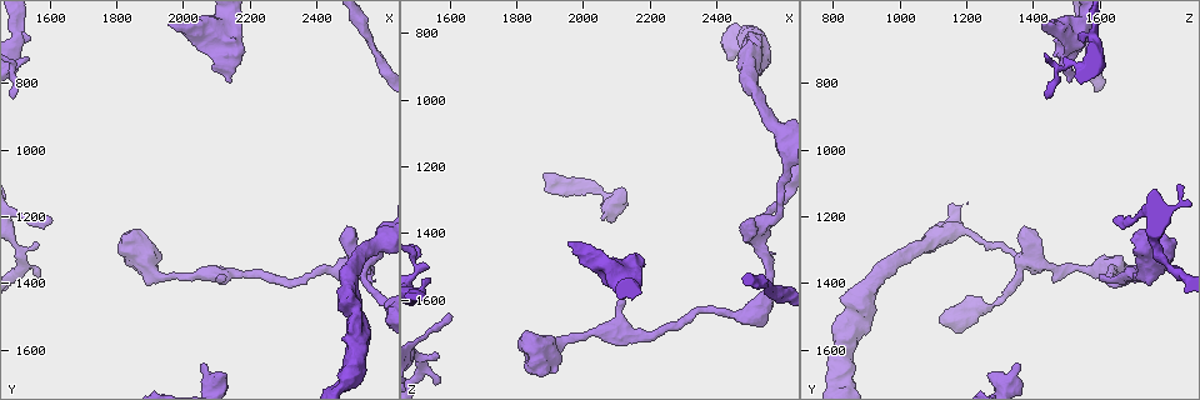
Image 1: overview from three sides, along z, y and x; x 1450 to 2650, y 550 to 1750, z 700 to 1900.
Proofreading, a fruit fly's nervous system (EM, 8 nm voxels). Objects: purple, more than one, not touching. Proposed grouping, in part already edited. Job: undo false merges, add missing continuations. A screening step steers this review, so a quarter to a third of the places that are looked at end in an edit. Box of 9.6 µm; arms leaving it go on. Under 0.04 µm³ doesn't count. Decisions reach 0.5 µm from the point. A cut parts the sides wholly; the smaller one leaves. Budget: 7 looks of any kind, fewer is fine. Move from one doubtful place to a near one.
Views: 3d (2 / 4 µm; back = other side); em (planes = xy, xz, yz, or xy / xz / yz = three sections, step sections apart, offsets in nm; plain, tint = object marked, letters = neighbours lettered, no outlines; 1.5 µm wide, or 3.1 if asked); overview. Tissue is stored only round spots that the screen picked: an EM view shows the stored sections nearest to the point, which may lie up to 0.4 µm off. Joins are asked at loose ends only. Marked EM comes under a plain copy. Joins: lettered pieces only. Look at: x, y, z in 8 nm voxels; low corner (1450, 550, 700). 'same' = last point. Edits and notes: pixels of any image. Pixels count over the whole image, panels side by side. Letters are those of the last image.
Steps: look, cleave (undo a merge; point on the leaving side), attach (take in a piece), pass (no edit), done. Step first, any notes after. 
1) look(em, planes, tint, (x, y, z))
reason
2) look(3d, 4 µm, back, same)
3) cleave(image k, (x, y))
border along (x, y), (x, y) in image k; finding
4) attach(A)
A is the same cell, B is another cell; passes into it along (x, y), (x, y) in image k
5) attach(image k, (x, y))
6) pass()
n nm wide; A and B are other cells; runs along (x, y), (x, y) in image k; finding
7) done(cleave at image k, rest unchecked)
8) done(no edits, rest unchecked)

look(3d, 4 µm, (2510, 1450, 830))
stops while still wide

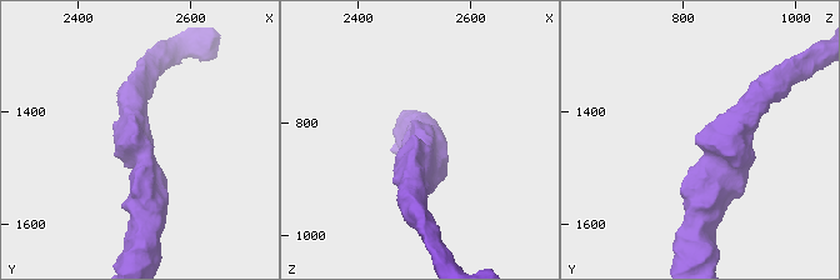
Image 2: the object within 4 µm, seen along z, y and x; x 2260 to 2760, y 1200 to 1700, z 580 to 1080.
look(em, planes, letters, (2505, 1440, 830))
now the EM

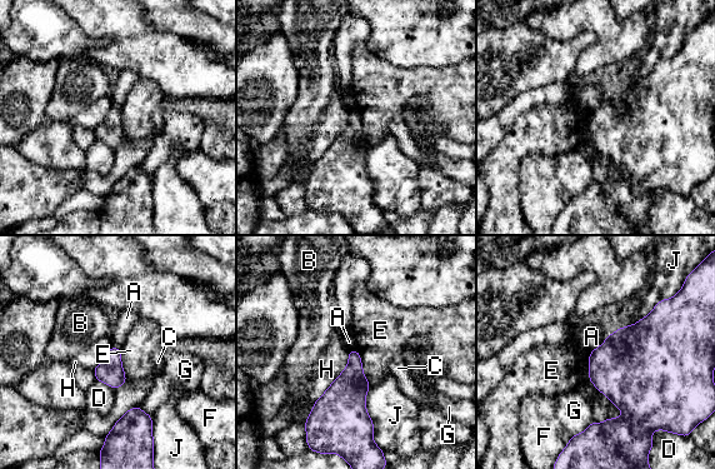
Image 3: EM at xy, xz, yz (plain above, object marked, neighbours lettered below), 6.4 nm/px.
pass()
A, B, C, D, E, F, G, H and J are other cells; arms of 360, 380 nm; no lettered piece goes on from it

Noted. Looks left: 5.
look(em, planes, letters, (2150, 800, 1510))
branch stops here

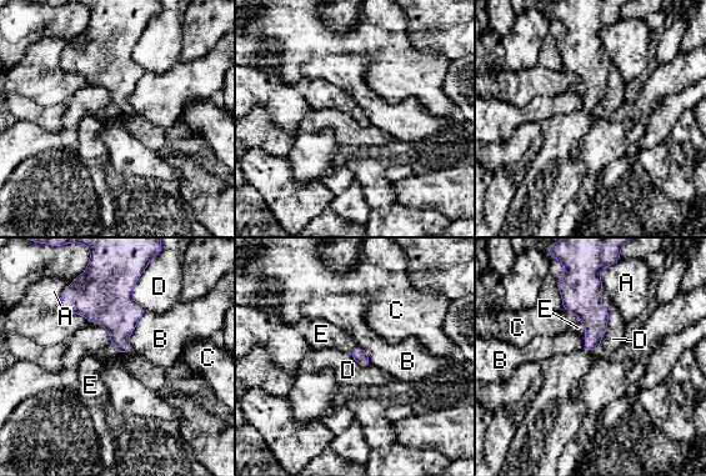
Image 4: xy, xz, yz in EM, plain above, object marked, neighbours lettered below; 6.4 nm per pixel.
attach(E)
E is the same cell, A, B, C and D are other cells; passes into it along (119, 314), (123, 352), (90, 366) in image 4; the neuron continues

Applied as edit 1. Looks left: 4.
look(3d, 2 µm, (1540, 660, 1530))
free end

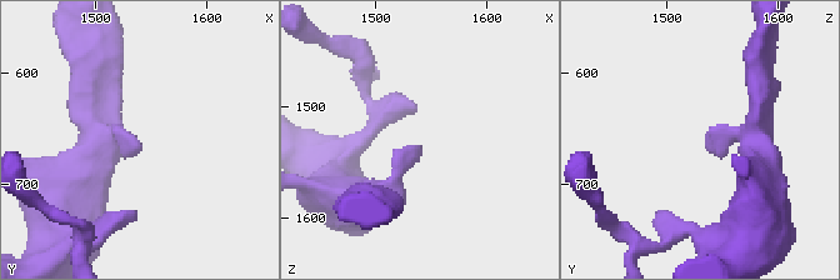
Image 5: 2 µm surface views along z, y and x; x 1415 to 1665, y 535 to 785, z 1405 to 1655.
look(em, planes, tint, (1538, 670, 1538))
shape alone is not enough

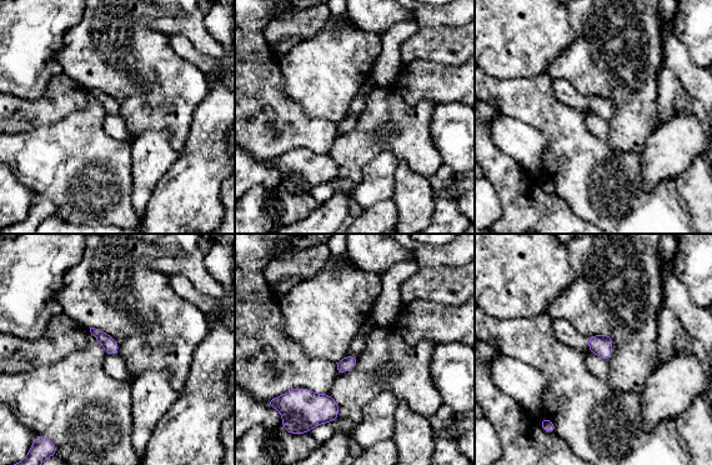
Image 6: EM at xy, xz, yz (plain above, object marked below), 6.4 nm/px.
look(em, planes, letters, same)

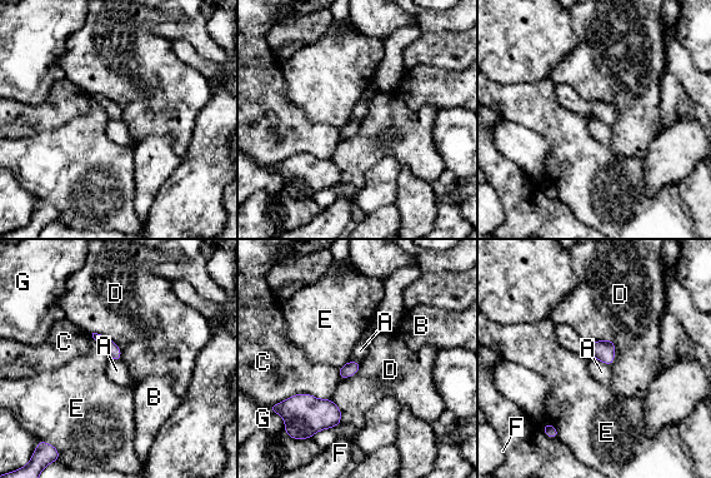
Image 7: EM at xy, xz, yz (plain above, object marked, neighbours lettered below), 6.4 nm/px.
pass()
A, B, C, D, E, F and G are other cells; none of them fits

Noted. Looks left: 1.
done(attach at image 4, rest unchecked)

